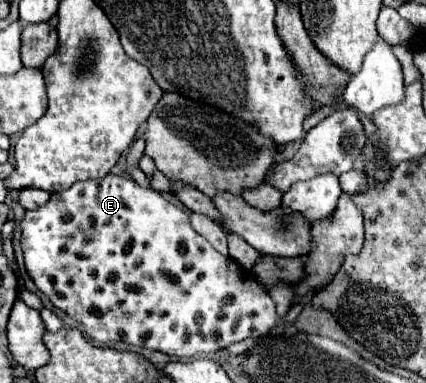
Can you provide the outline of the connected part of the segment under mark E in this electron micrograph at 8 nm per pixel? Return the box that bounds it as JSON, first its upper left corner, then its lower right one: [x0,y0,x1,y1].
[20,175,282,357]

